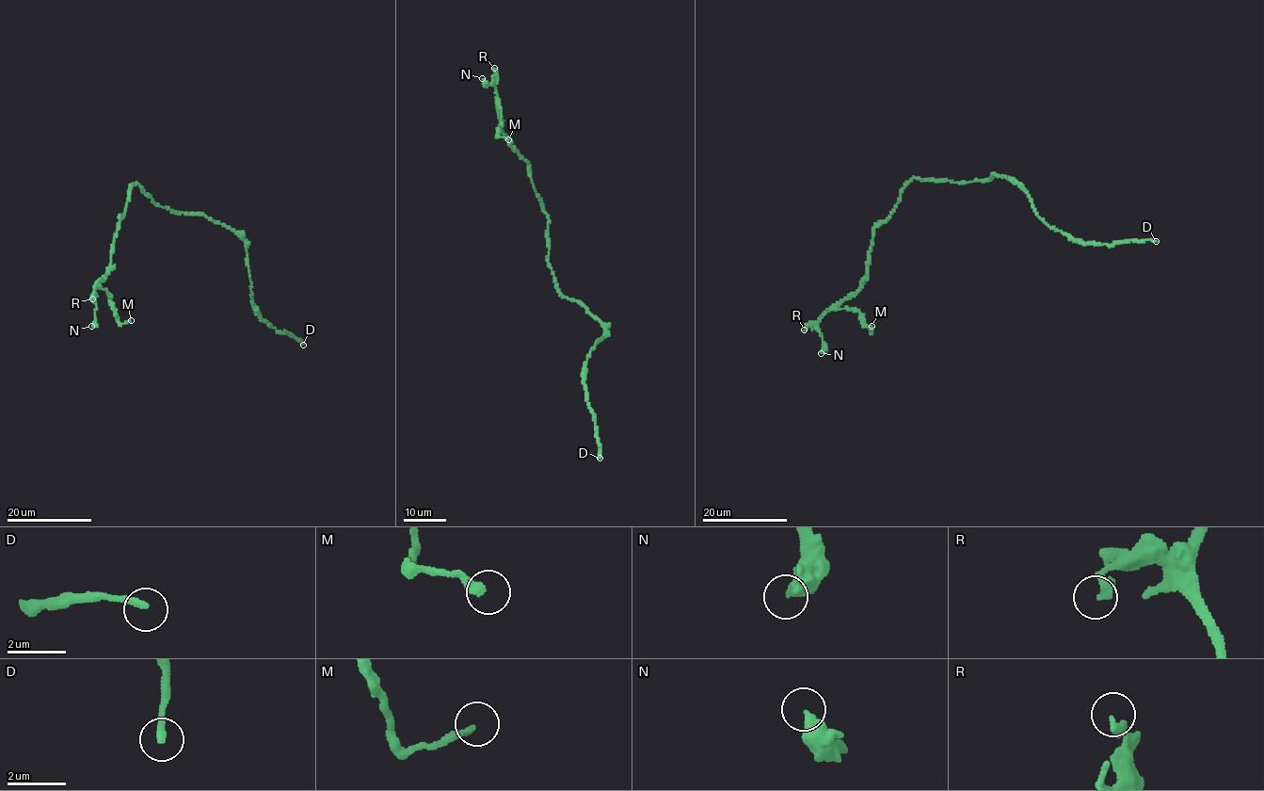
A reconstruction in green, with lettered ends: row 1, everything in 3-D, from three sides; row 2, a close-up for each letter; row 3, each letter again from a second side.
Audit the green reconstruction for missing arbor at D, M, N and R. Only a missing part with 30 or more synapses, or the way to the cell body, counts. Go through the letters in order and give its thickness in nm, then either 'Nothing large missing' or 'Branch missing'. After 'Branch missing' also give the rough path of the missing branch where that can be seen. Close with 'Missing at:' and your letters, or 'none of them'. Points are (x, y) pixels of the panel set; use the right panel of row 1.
D: Thickness 240 nm. Nothing large missing
M: Thickness 240 nm. Nothing large missing
N: Thickness 440 nm. Branch missing. Course of what is missing: (821, 353), (802, 385), (793, 387), (790, 395), (806, 408), (832, 402), (817, 399), (801, 402)
R: Thickness 300 nm. Nothing large missing
Missing at: N

